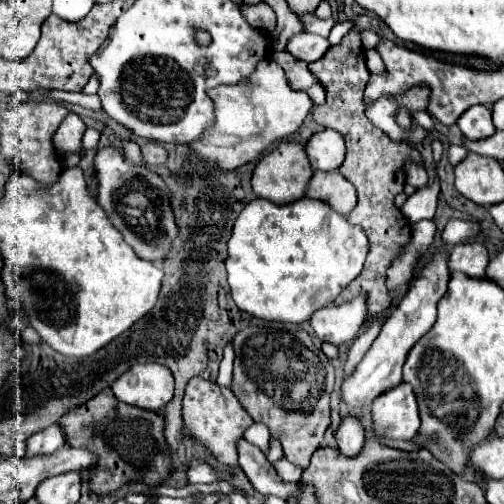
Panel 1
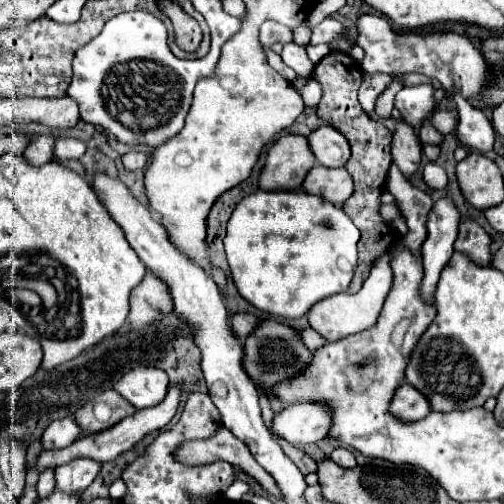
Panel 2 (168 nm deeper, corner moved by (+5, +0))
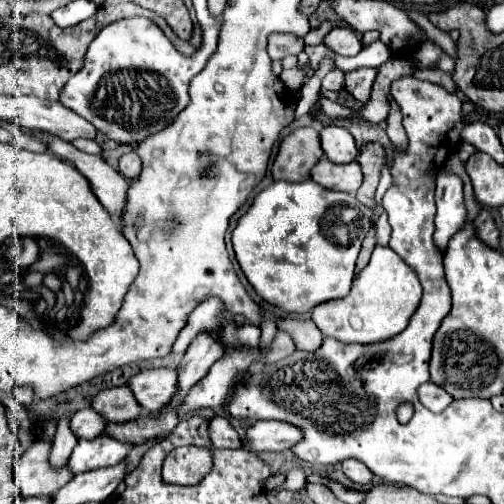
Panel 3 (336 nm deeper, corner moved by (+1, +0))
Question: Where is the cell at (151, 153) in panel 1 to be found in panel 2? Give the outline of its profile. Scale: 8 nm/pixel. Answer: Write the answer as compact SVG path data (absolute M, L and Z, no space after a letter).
M131 151L131 153L125 153L121 157L121 161L123 161L123 167L127 171L137 171L137 169L143 169L147 165L147 155L139 153L139 151Z

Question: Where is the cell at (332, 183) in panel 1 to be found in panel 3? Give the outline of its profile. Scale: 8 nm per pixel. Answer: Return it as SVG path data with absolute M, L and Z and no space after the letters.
M321 159L313 169L311 169L311 179L319 185L323 185L325 189L335 189L335 191L343 191L343 193L357 193L363 175L359 165L347 163L347 165L335 165L329 159Z

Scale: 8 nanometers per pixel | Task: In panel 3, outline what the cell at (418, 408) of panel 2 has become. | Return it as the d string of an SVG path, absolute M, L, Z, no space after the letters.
M427 381L427 383L423 383L423 385L419 387L419 401L421 401L421 405L427 407L429 411L441 413L453 399L451 399L451 395L449 395L443 387Z

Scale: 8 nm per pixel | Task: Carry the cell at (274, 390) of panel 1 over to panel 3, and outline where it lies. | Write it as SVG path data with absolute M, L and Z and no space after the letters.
M293 467L293 469L287 473L287 479L285 479L283 487L289 489L289 491L299 491L299 489L303 489L305 483L307 483L305 471L303 471L301 467Z

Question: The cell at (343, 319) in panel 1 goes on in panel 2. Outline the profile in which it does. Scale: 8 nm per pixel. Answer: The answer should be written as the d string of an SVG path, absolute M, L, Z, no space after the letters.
M383 253L381 257L377 257L377 261L371 265L369 277L363 281L363 287L351 295L351 293L339 293L333 297L327 297L323 301L319 301L317 305L313 305L307 313L309 325L325 339L325 341L337 341L361 331L367 331L369 327L373 327L381 315L383 303L391 291L393 285L393 271L391 271L391 257L389 253Z

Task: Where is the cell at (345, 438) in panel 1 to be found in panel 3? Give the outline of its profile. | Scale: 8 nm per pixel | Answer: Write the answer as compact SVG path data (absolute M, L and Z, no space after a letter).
M355 459L343 461L343 473L353 483L359 483L359 485L369 485L371 479L373 479L373 473L367 469L367 465L363 465L361 461L355 461Z

